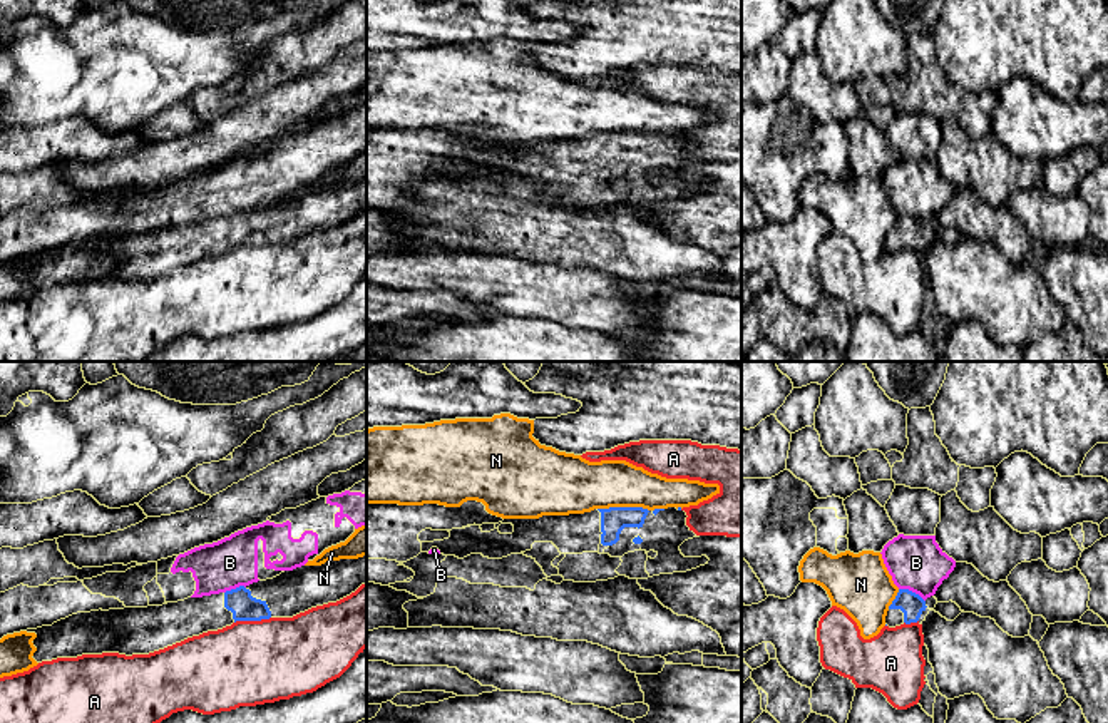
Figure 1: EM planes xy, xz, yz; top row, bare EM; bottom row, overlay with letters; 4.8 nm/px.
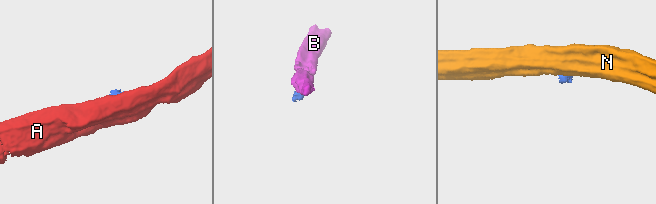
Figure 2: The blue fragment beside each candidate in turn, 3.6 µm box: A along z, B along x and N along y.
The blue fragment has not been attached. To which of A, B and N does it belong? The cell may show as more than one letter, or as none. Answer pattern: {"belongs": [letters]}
{"belongs": []}

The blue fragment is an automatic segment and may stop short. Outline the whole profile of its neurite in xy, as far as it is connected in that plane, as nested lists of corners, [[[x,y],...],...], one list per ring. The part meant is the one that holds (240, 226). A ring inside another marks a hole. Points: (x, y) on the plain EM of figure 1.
[[[367,181],[358,184],[328,186],[321,191],[301,191],[249,211],[177,228],[147,233],[124,233],[109,236],[77,238],[52,251],[27,254],[35,258],[32,266],[37,288],[82,279],[119,278],[126,281],[149,279],[187,263],[218,256],[236,246],[261,246],[269,243],[293,243],[311,233],[336,228],[367,208]]]

